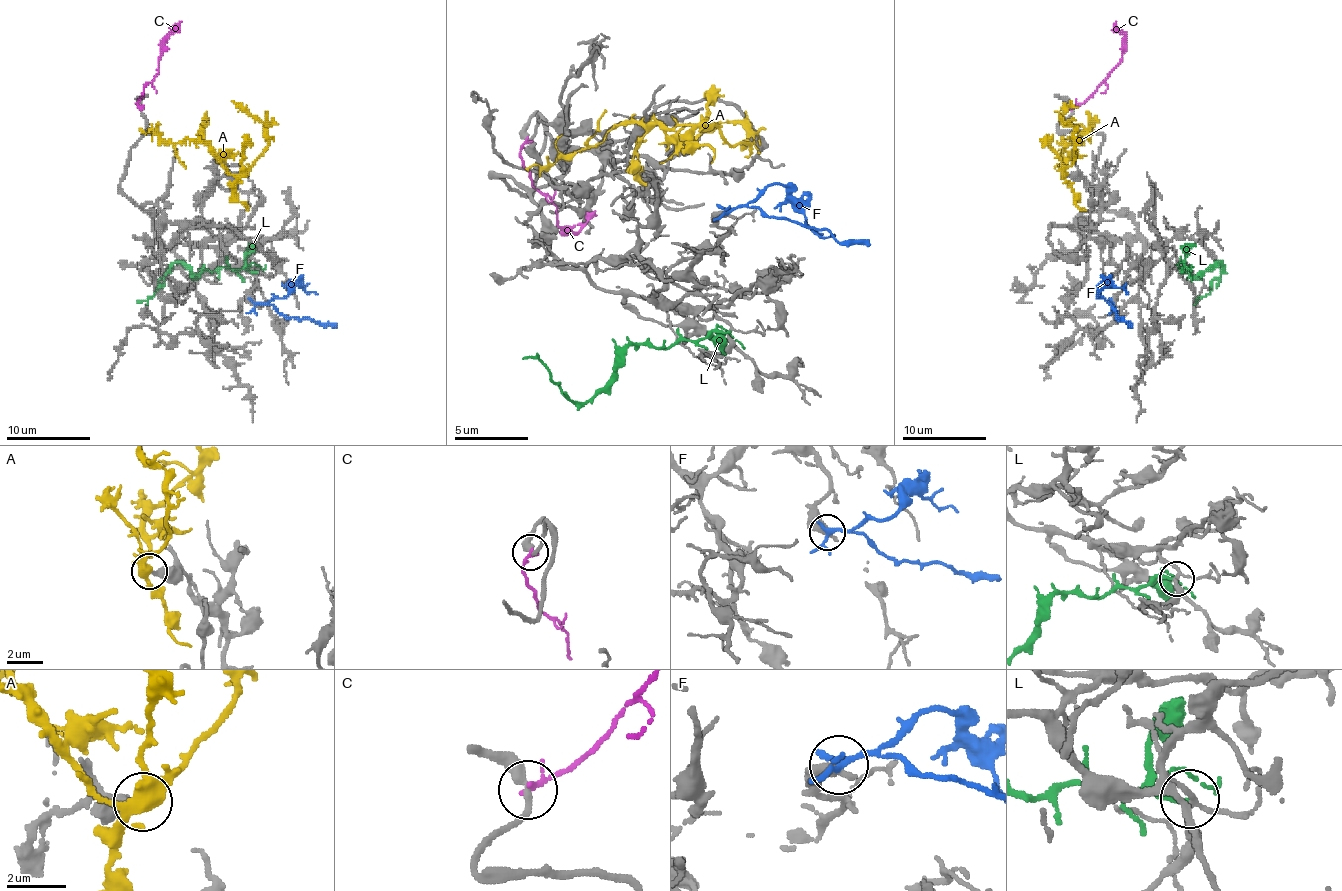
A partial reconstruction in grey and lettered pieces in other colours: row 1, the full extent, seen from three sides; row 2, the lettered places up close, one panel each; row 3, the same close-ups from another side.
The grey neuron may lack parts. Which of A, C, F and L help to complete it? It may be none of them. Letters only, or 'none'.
none

